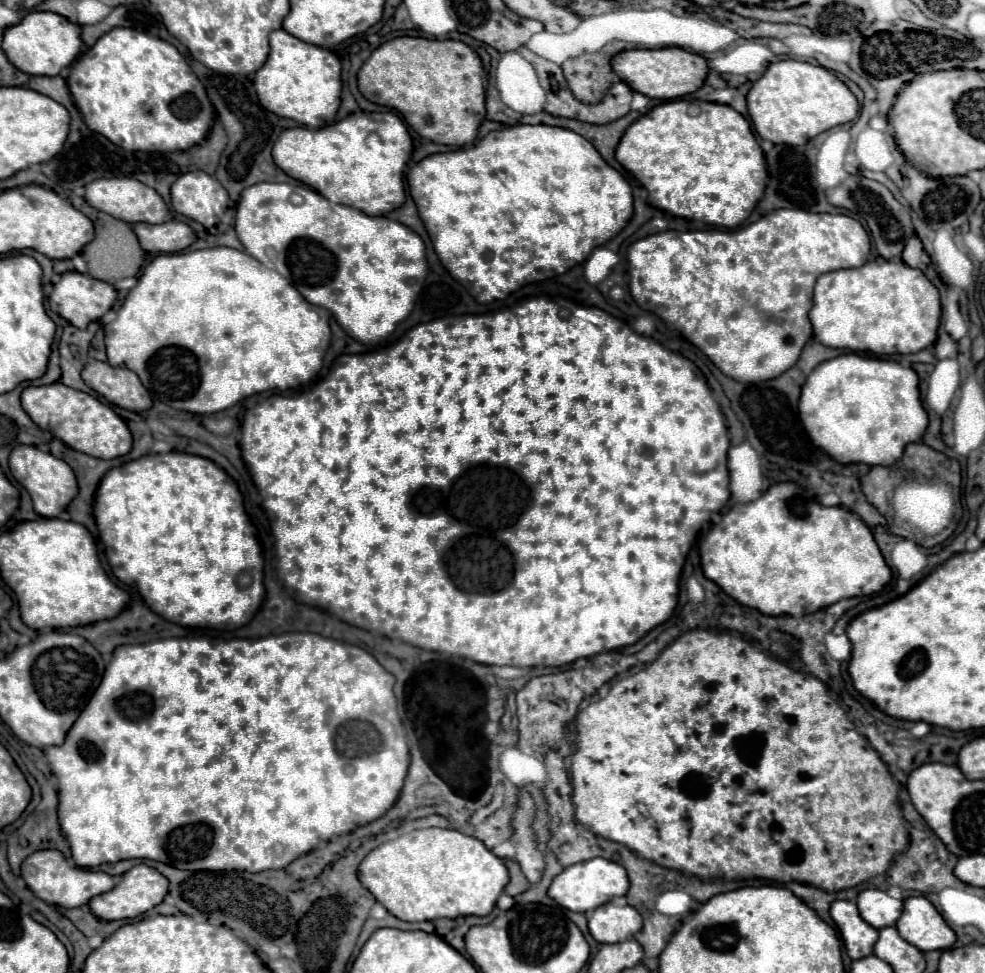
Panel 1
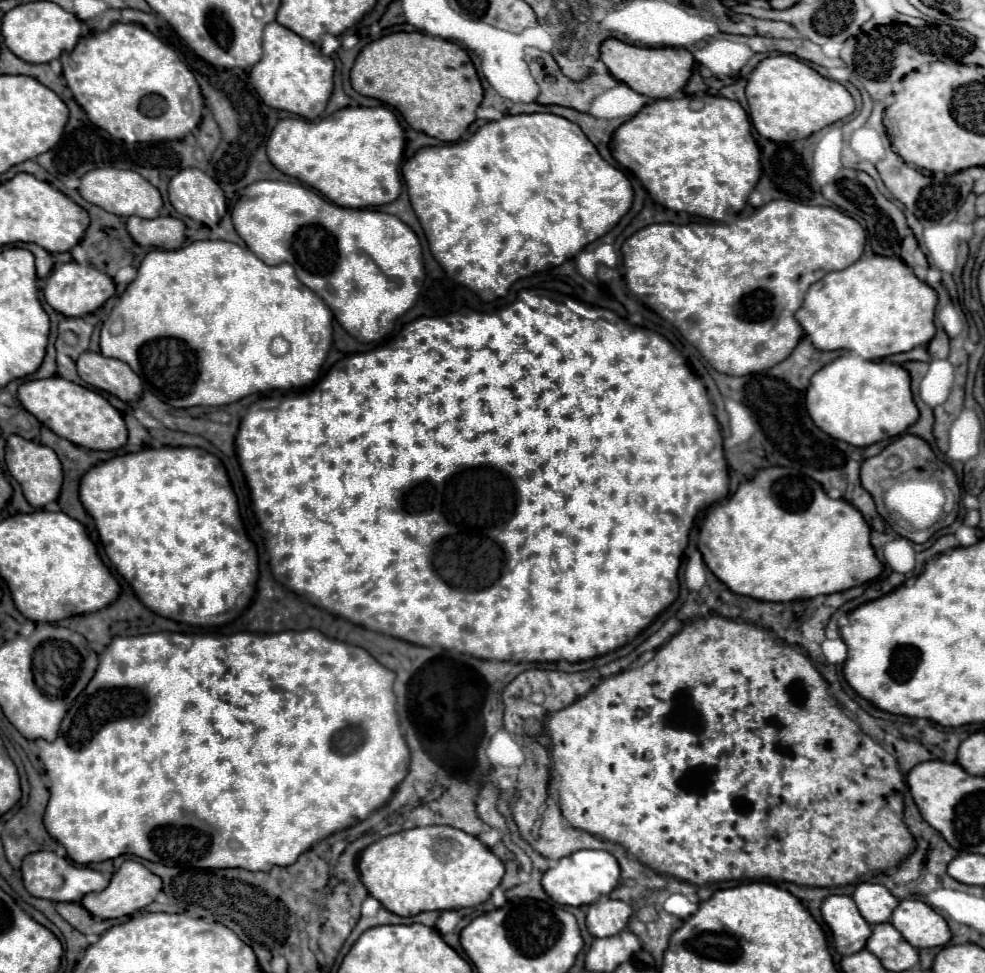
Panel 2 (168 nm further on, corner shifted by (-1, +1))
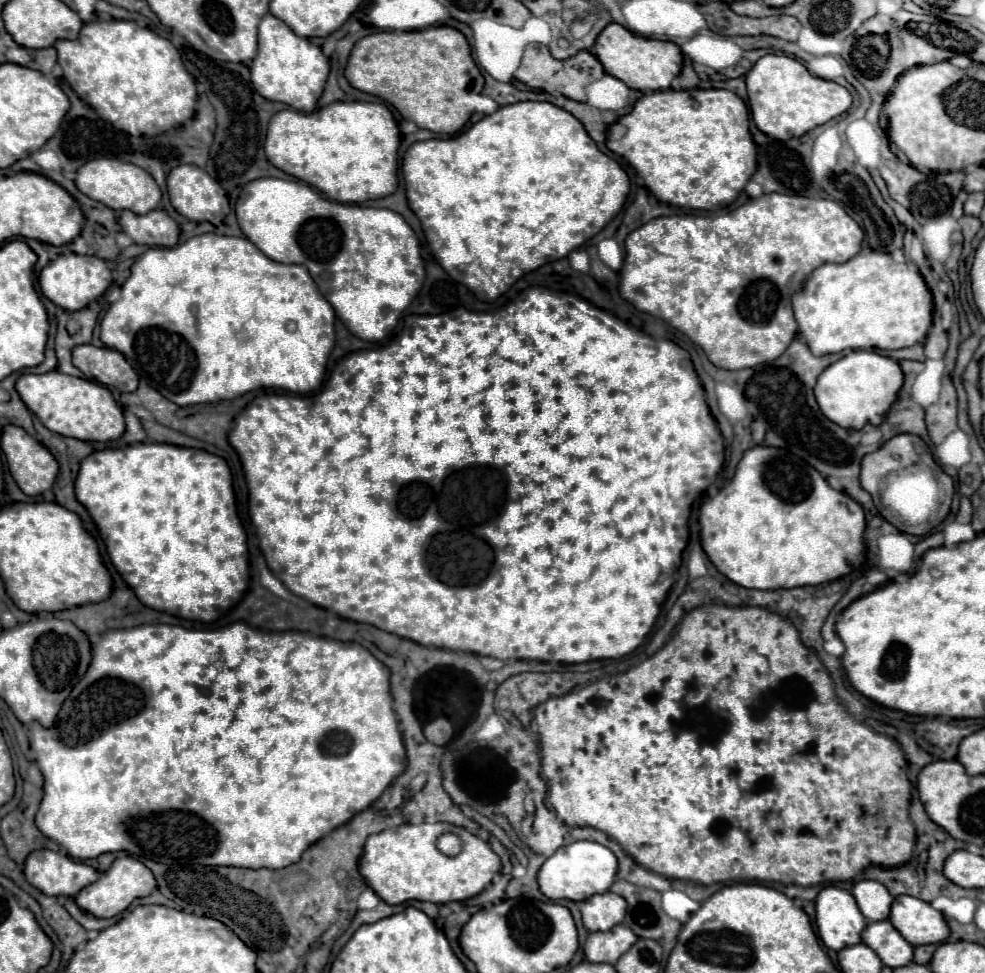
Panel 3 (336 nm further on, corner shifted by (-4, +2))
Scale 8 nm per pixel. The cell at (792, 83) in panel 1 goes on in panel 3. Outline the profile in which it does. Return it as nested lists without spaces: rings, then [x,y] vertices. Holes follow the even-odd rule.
[[[765,54],[747,72],[745,80],[755,126],[777,140],[799,138],[851,108],[851,94],[847,88],[809,74],[801,62],[785,54]]]

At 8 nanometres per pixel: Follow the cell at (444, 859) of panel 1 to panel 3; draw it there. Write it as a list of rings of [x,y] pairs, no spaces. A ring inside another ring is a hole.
[[[425,822],[419,826],[401,824],[397,828],[373,834],[367,838],[367,854],[363,848],[359,858],[361,876],[387,904],[401,904],[407,900],[427,900],[435,904],[467,900],[483,892],[499,870],[501,860],[485,840],[467,832],[465,828],[445,822]],[[445,832],[451,832],[461,838],[463,848],[457,856],[447,856],[437,848],[437,838]]]

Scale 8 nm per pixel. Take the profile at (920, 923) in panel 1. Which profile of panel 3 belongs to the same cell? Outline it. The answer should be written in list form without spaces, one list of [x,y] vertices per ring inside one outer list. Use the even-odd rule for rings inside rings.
[[[897,896],[893,900],[889,920],[913,946],[939,944],[949,936],[949,926],[943,914],[937,912],[929,902],[915,896]]]

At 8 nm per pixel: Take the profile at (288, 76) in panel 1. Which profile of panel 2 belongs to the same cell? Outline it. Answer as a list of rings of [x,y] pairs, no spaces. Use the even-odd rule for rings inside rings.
[[[270,23],[264,29],[262,49],[262,59],[250,71],[250,81],[254,83],[254,89],[260,99],[268,107],[288,111],[310,121],[318,119],[334,89],[334,61],[322,55],[322,51],[314,43],[302,39],[280,23]]]

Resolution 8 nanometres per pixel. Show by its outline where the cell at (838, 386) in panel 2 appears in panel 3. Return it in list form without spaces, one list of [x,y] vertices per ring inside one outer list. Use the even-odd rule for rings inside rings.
[[[853,350],[841,360],[833,362],[817,378],[815,398],[821,412],[843,428],[859,430],[865,424],[879,426],[897,398],[897,390],[903,384],[903,372],[899,364],[873,350]]]

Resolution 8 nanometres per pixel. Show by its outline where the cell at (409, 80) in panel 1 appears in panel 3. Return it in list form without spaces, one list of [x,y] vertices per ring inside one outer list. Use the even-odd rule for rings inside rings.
[[[451,26],[369,34],[353,46],[345,78],[353,88],[387,100],[405,120],[437,134],[459,132],[475,110],[473,98],[483,88],[483,76],[471,58],[469,42]]]

